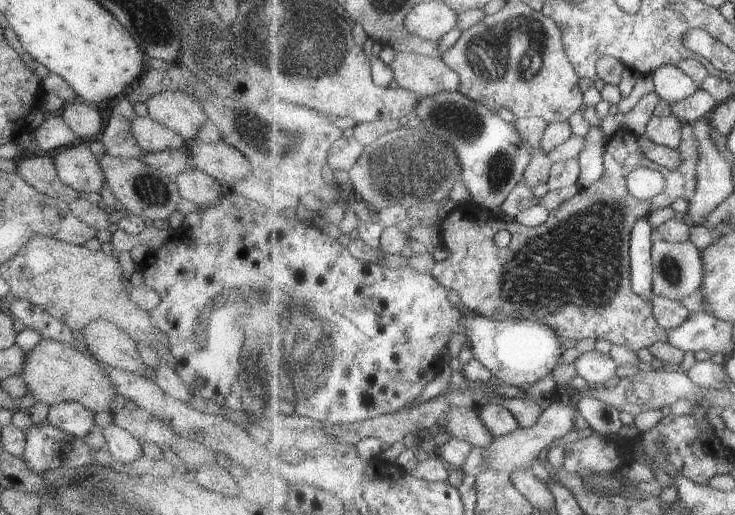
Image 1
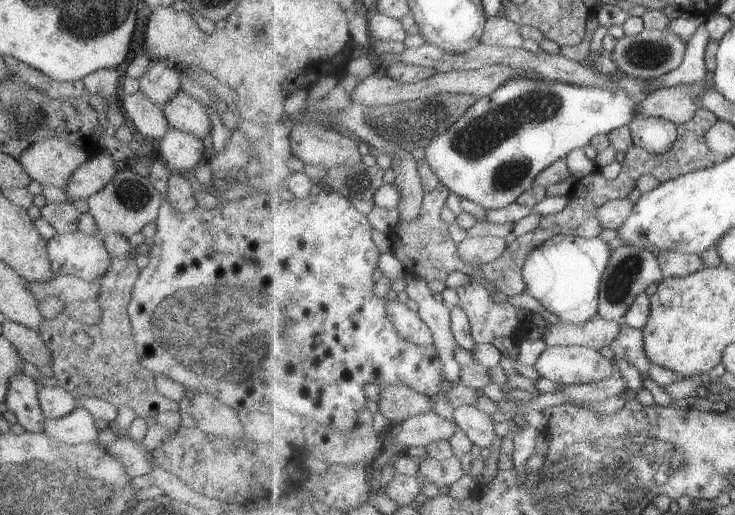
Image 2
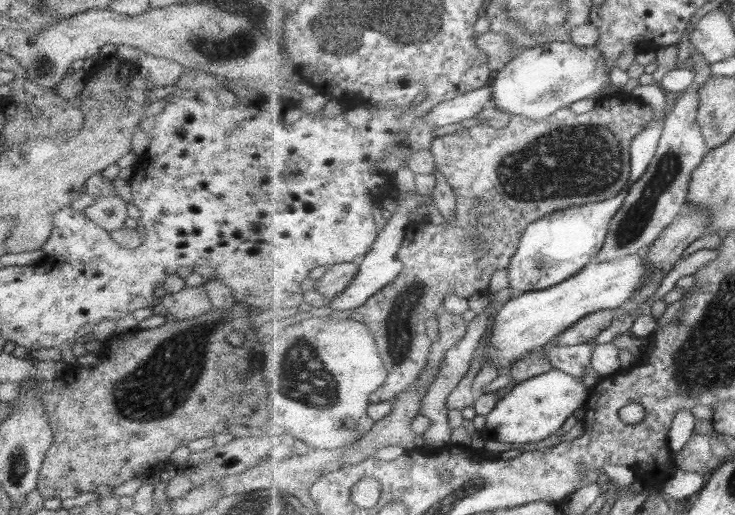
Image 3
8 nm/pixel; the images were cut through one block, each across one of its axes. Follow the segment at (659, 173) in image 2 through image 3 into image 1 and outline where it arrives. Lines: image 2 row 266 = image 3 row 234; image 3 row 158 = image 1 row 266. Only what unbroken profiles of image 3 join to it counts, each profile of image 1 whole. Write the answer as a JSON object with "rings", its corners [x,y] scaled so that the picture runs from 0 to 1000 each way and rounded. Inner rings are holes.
{"rings":[[[933,239],[922,287],[928,313],[924,326],[913,330],[888,315],[871,285],[868,268],[869,264],[853,252],[842,252],[837,264],[829,268],[822,299],[820,342],[804,361],[788,367],[776,386],[748,410],[747,423],[733,439],[718,441],[706,431],[688,433],[682,423],[652,427],[641,423],[641,404],[635,396],[620,400],[600,435],[610,495],[601,507],[590,511],[588,524],[590,538],[620,573],[627,592],[667,619],[686,623],[690,617],[714,617],[733,623],[736,629],[752,635],[766,658],[829,660],[833,670],[848,670],[864,683],[872,676],[883,676],[897,662],[909,664],[909,639],[899,633],[888,606],[890,573],[878,579],[861,567],[857,462],[871,423],[883,417],[894,404],[913,402],[921,386],[933,384],[939,390],[943,384],[950,355],[951,283],[943,264],[943,241]],[[872,324],[883,324],[905,340],[906,363],[899,377],[872,388],[857,375],[853,344],[857,334]],[[684,445],[695,454],[695,466],[690,478],[679,482],[673,474],[673,458]]]}

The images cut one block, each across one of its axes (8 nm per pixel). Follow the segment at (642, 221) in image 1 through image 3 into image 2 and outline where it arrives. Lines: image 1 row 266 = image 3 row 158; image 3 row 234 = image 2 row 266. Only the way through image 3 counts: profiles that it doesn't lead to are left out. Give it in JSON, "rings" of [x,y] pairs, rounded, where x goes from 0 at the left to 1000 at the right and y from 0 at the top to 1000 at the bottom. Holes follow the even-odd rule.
{"rings":[[[755,456],[741,468],[728,487],[722,487],[714,507],[710,536],[717,550],[717,567],[744,604],[755,610],[770,627],[795,627],[814,610],[816,600],[816,555],[831,501],[826,468],[807,460],[797,464],[780,456]]]}

